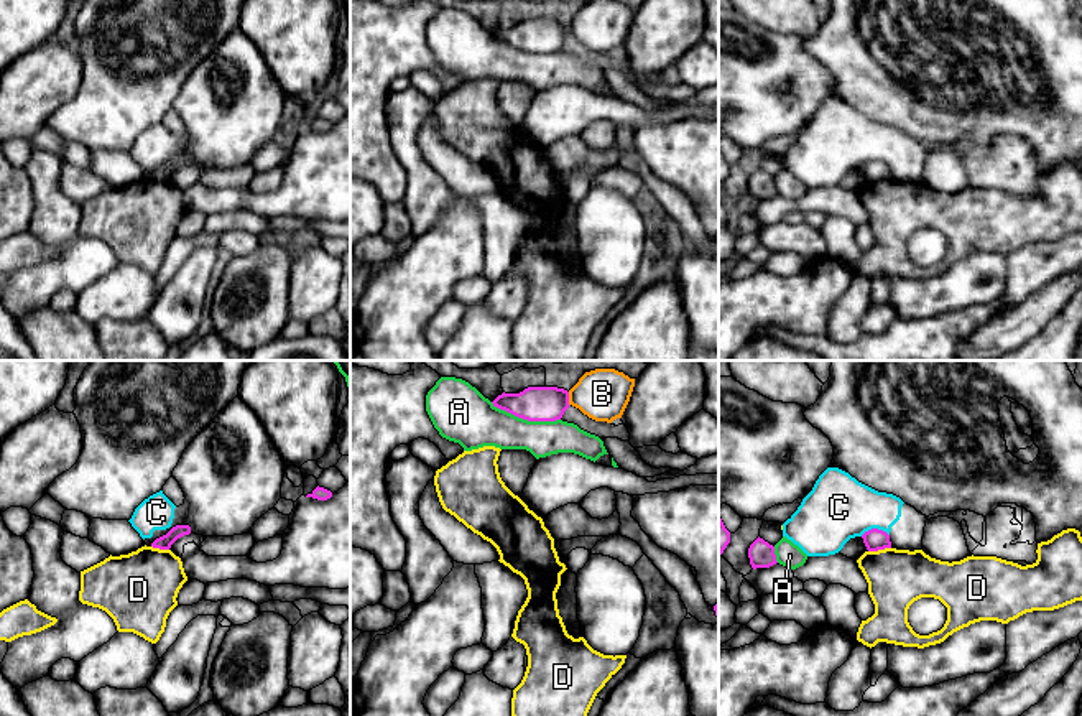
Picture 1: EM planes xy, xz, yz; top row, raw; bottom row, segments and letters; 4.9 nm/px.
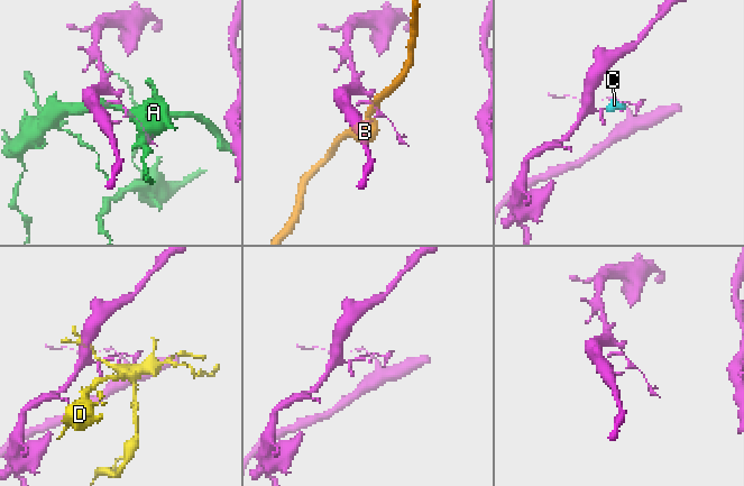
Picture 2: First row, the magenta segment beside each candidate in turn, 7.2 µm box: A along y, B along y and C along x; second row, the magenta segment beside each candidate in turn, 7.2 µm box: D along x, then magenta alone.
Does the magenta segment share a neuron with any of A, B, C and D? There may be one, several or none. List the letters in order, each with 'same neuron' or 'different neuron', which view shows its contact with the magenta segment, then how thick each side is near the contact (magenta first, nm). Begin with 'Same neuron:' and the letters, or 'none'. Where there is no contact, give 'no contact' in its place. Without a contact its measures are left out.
Same neuron: none
A: different neuron; contact in xz; calibres 180 and 240 nm
B: different neuron; contact in xz; calibres 180 and 260 nm
C: different neuron; contact in yz; calibres 100 and 320 nm
D: different neuron; contact in yz; calibres 100 and 280 nm

